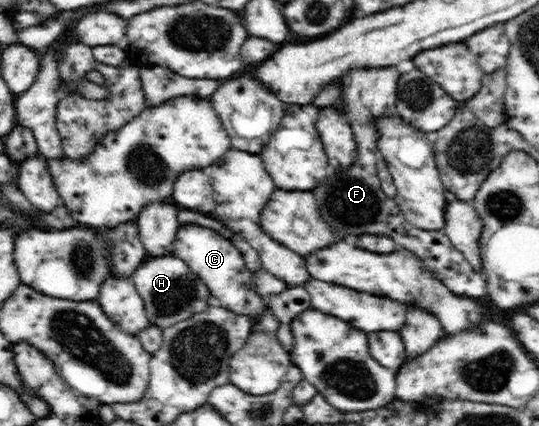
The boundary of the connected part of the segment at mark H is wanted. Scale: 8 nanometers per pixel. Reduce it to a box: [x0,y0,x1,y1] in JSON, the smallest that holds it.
[131,254,210,329]

